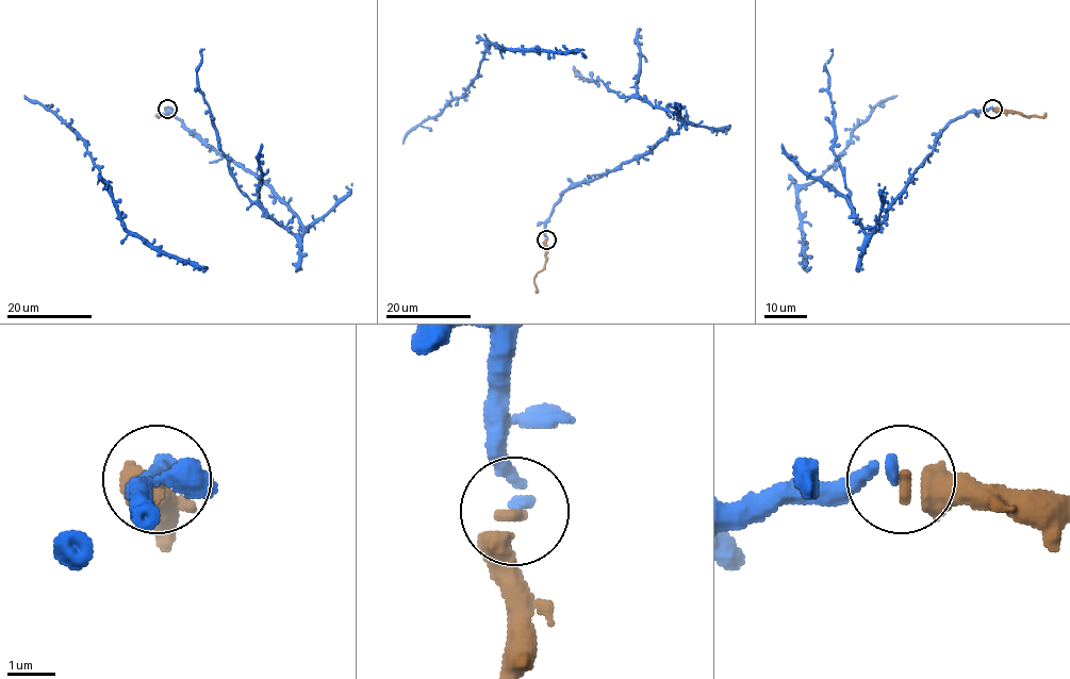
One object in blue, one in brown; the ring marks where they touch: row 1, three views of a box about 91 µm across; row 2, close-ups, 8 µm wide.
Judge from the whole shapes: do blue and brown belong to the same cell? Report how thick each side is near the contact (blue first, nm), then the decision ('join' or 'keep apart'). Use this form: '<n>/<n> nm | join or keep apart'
280/320 nm | join

